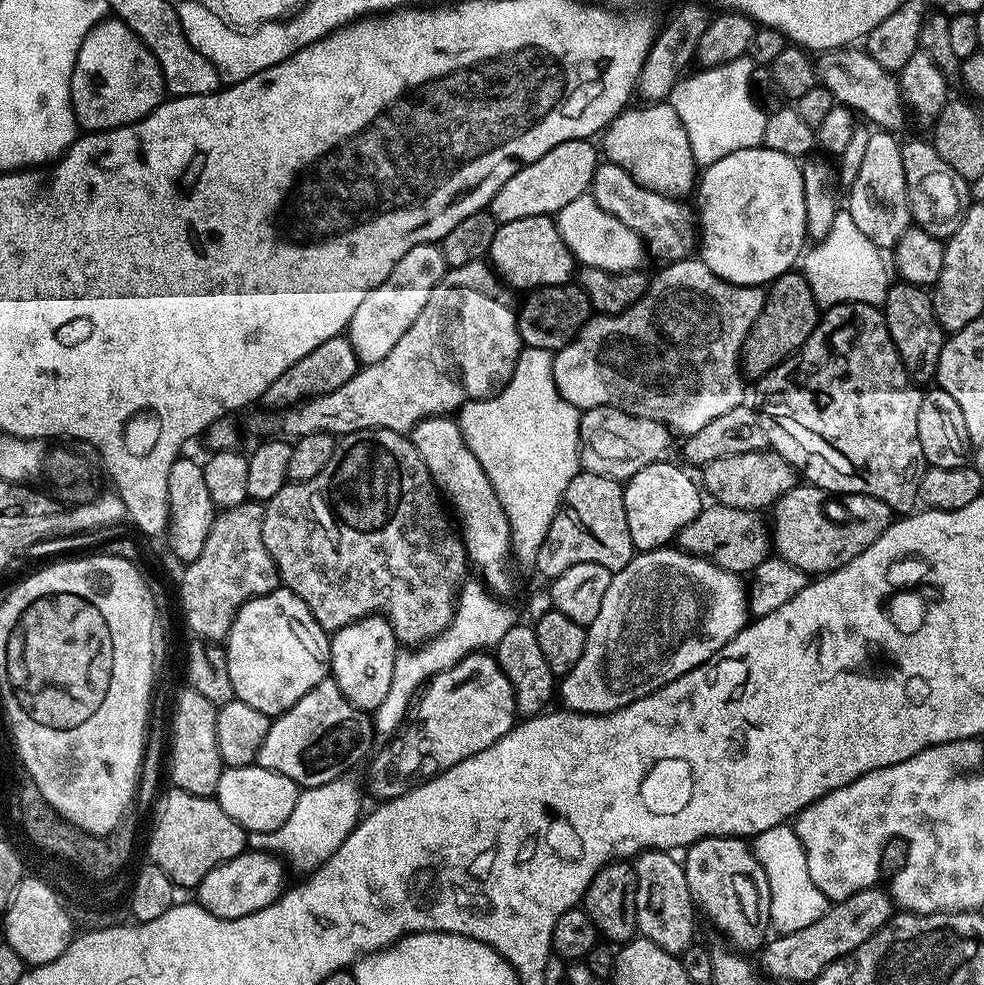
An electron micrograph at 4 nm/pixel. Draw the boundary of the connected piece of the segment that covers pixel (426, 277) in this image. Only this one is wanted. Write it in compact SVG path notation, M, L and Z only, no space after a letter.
M419 244L396 263L392 273L377 288L362 298L346 329L352 352L361 365L382 362L382 358L394 350L398 338L402 338L402 334L414 324L414 318L422 312L430 290L444 277L445 271L446 265L439 247L436 244Z

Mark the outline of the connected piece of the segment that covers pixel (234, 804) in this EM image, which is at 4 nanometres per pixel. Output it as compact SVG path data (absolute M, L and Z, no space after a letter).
M255 763L241 768L225 768L218 778L214 799L220 803L222 810L226 810L226 814L230 814L230 818L234 818L234 822L243 826L245 833L273 832L286 822L286 818L290 818L301 791L300 785L286 778L286 774L266 770Z

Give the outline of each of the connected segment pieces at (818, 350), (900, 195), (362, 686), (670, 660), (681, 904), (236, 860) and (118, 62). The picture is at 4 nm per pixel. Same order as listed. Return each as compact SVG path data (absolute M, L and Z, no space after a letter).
M849 302L846 304L834 304L827 309L828 312L819 317L816 329L806 338L804 345L797 352L792 353L787 360L782 361L777 368L771 368L765 376L759 377L760 404L758 411L762 430L766 434L771 451L782 454L786 462L790 462L798 470L802 470L809 485L822 488L829 494L843 494L853 492L854 494L866 494L886 502L893 513L908 514L917 507L918 486L920 476L926 467L926 461L922 454L922 442L918 442L918 410L920 409L921 389L915 380L908 375L904 369L902 358L890 338L890 330L886 326L886 318L883 311L875 304L861 304Z
M876 130L866 142L866 155L862 157L862 167L858 178L850 186L846 211L854 218L854 226L870 238L876 247L888 250L912 224L912 211L908 208L906 176L902 170L901 141L893 133Z
M380 614L363 616L361 620L355 620L353 624L347 624L345 628L339 628L337 632L331 633L330 643L332 645L331 679L335 680L336 685L342 690L342 694L355 708L360 708L369 714L375 713L380 709L386 694L390 691L390 678L394 678L398 641L392 623Z
M676 546L655 548L649 552L637 551L630 563L621 572L613 575L610 586L606 590L606 598L602 598L602 610L598 610L598 618L594 618L594 622L587 625L588 637L586 646L582 650L582 658L578 658L578 666L574 666L574 670L570 670L568 675L559 681L558 696L564 699L563 707L570 712L595 712L597 714L613 712L638 698L649 696L651 692L657 692L659 688L666 686L674 678L694 670L698 665L710 659L723 644L730 643L744 629L744 625L749 623L750 596L746 591L745 581L743 584L740 580L743 579L737 573L726 570L699 554L685 552Z
M653 850L635 857L636 930L643 939L679 958L697 939L698 909L692 902L684 865L672 856L675 855L668 850Z
M246 850L218 866L214 866L214 870L210 870L210 874L206 874L206 878L202 878L202 882L196 885L194 889L194 895L196 895L194 896L195 903L219 920L246 918L246 914L254 914L280 899L282 895L280 868L276 863L278 863L278 860L275 855L263 850Z
M105 18L86 34L72 67L72 109L76 123L88 132L108 132L138 122L165 99L164 79L152 51L117 18Z

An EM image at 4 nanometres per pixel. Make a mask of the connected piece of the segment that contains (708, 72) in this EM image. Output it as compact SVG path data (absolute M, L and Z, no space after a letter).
M741 58L716 68L701 67L699 71L678 79L670 95L672 109L682 118L682 126L686 126L697 165L718 162L718 158L726 158L726 154L734 154L734 150L761 147L766 112L752 101L752 92L748 89L754 71L752 61Z

